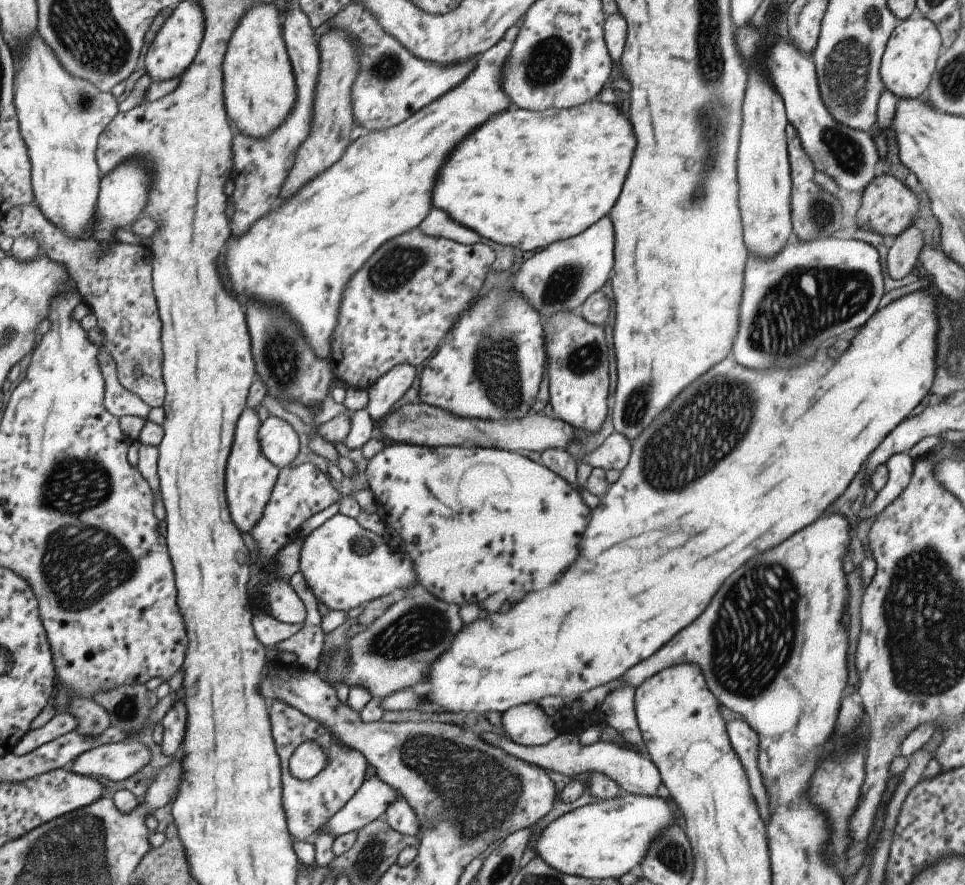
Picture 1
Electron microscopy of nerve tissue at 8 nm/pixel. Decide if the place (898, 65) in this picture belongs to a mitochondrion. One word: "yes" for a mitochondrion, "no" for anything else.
no

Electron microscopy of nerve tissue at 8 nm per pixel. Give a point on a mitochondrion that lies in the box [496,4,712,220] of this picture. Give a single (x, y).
(547, 61)

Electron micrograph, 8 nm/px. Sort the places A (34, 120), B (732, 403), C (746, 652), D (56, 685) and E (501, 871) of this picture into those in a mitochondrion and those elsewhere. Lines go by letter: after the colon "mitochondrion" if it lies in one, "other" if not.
A: other
B: mitochondrion
C: mitochondrion
D: other
E: mitochondrion

